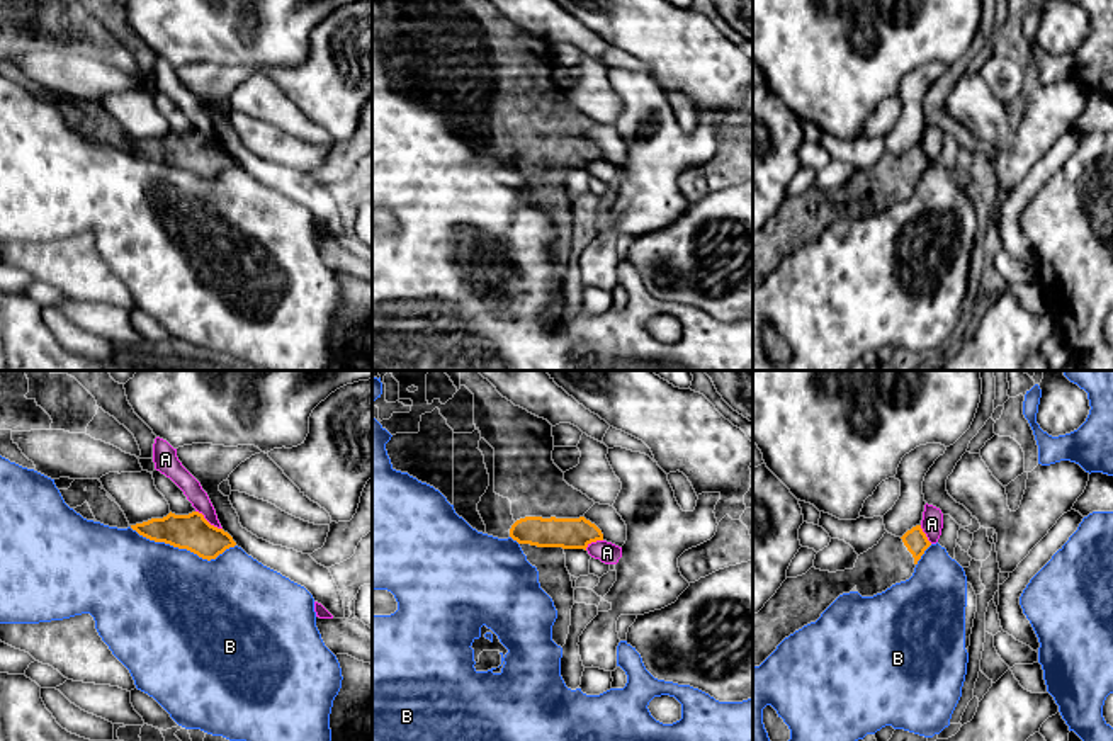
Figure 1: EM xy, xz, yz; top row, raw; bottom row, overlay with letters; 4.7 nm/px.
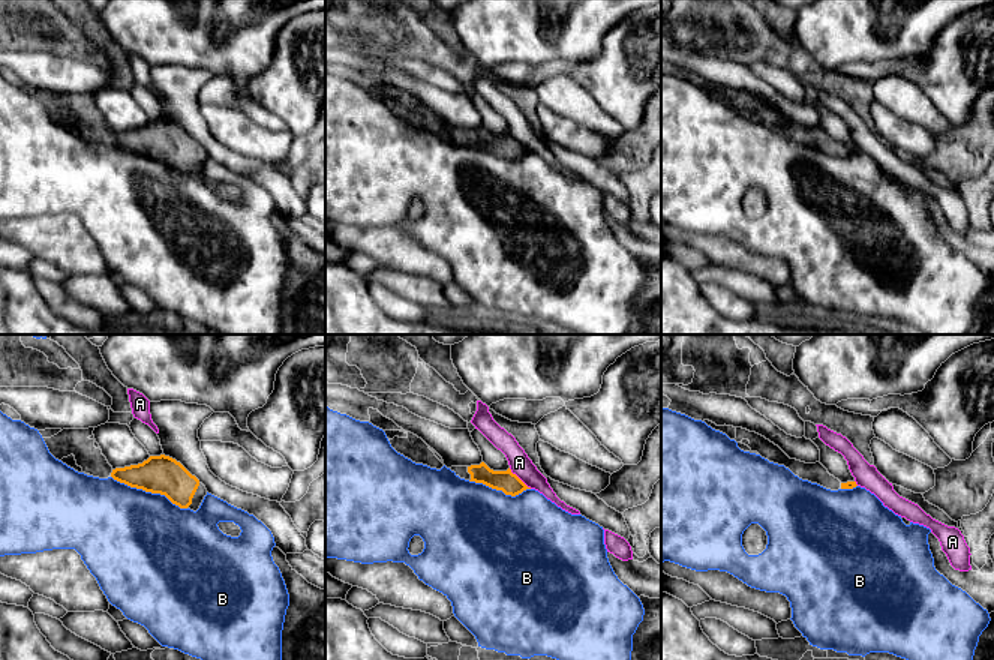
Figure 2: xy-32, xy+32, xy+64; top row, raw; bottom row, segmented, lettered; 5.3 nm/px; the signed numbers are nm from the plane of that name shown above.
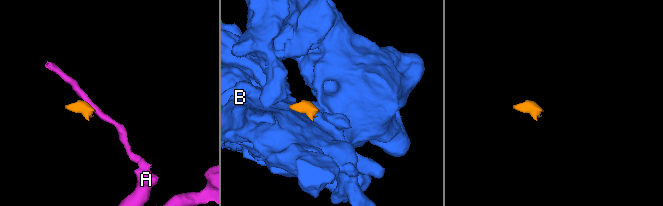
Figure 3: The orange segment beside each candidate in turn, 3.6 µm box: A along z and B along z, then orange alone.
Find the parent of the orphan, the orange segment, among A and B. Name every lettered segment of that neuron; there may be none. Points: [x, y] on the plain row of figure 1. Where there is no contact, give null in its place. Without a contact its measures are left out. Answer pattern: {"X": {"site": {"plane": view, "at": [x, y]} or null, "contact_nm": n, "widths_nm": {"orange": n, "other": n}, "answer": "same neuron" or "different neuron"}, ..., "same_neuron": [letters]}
{"A": {"site": {"plane": "xy", "at": [208, 141]}, "contact_nm": 160, "widths_nm": {"orange": 170, "other": 90}, "answer": "different neuron"}, "B": {"site": {"plane": "xy", "at": [182, 167]}, "contact_nm": 500, "widths_nm": {"orange": 170, "other": 480}, "answer": "different neuron"}, "same_neuron": []}

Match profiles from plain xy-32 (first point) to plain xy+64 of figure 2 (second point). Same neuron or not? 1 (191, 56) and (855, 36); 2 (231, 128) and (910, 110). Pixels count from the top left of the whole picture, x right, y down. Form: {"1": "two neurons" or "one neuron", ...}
{"1": "one neuron", "2": "two neurons"}

